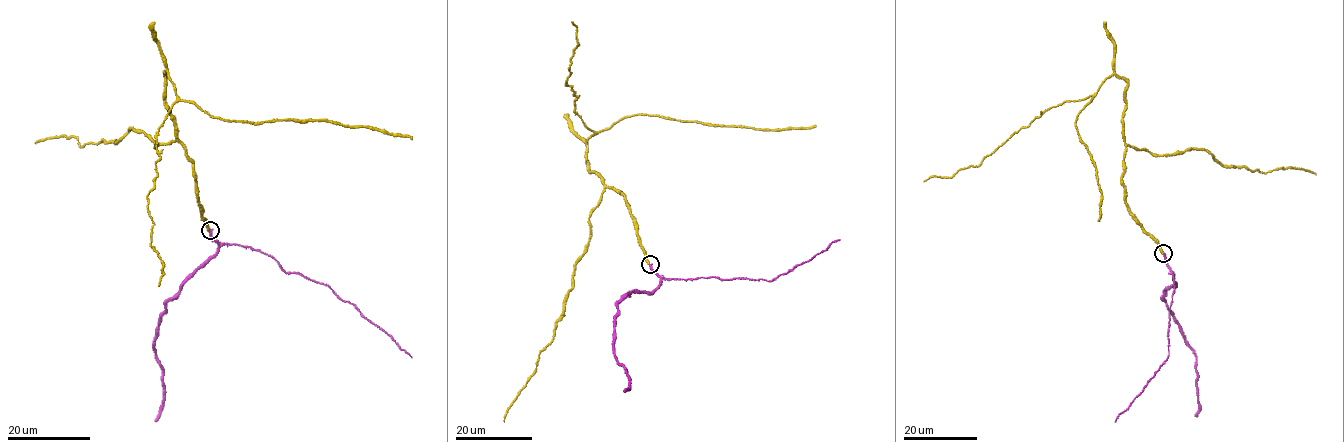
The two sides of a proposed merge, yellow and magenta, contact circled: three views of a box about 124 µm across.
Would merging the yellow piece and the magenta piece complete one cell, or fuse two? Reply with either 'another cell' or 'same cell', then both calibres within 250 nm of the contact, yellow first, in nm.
same cell; calibres 480 and 550 nm

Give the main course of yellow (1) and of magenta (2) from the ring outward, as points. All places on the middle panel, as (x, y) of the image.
1: (650, 264), (623, 192), (605, 186), (600, 174), (590, 171), (588, 138), (637, 115), (757, 129), (815, 125)
2: (650, 264), (660, 283), (648, 292), (633, 292), (617, 304), (615, 356), (629, 383), (628, 390), (623, 390)

